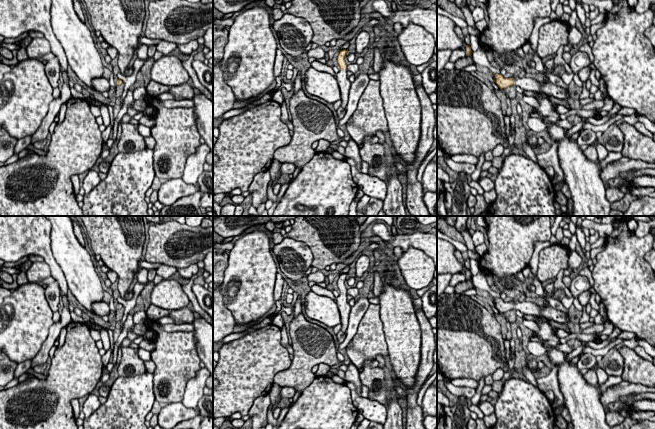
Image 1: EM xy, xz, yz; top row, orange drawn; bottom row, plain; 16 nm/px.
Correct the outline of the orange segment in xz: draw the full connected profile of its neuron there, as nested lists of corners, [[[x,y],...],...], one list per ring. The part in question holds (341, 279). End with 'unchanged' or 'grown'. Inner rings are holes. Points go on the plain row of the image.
[[[348,273],[339,274],[337,278],[337,286],[339,289],[339,296],[336,298],[336,304],[338,306],[340,317],[341,317],[341,331],[346,333],[348,327],[348,319],[351,311],[351,306],[347,301],[347,288],[345,286],[345,281]]] | grown

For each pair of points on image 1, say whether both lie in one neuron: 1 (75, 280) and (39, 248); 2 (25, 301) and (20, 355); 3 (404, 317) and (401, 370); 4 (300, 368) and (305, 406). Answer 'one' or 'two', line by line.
1: two
2: one
3: one
4: two

